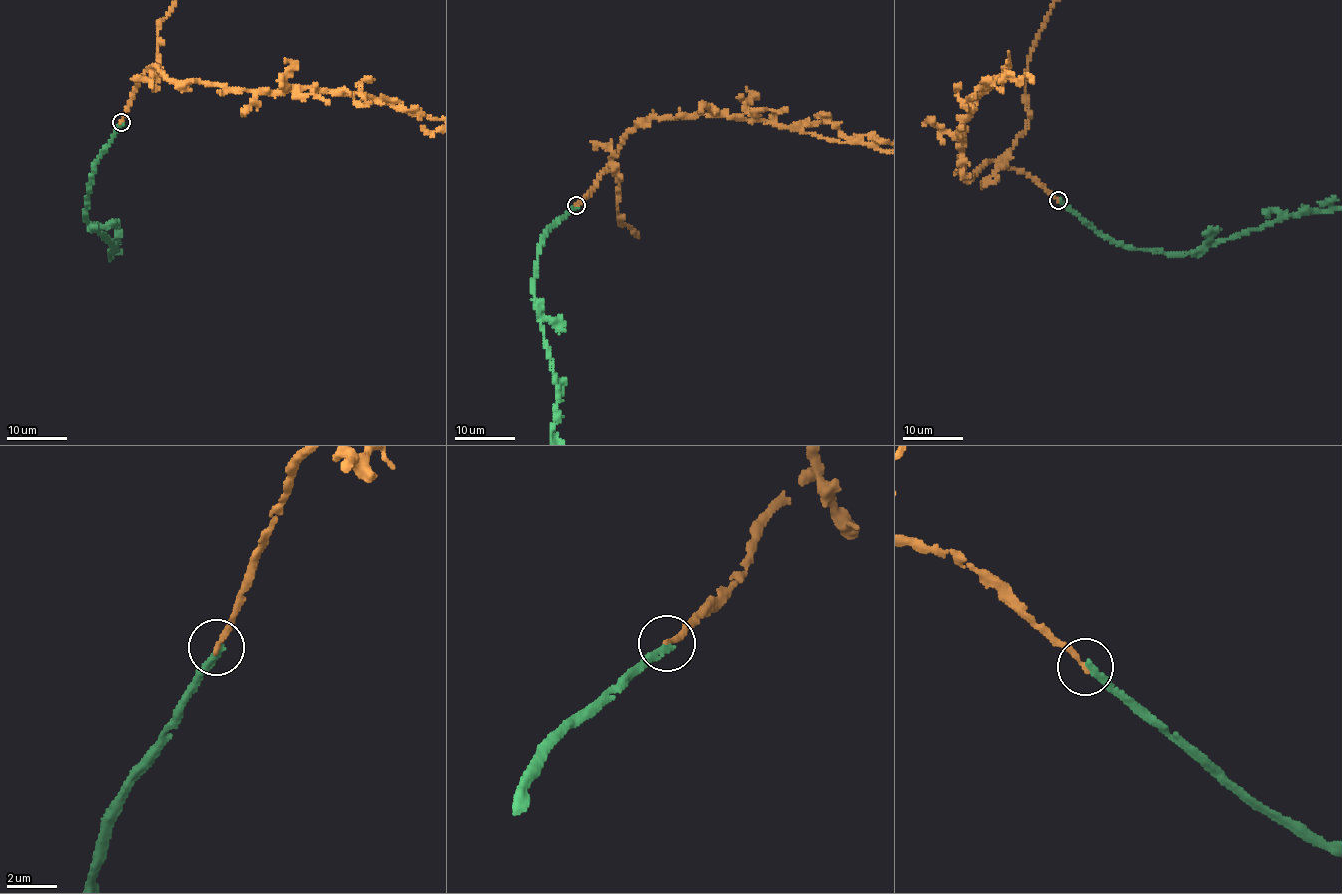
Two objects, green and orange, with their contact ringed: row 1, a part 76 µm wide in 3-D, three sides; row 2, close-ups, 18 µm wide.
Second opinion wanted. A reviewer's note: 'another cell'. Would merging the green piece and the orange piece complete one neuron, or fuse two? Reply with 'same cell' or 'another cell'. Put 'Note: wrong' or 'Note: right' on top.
Note: wrong
same cell

